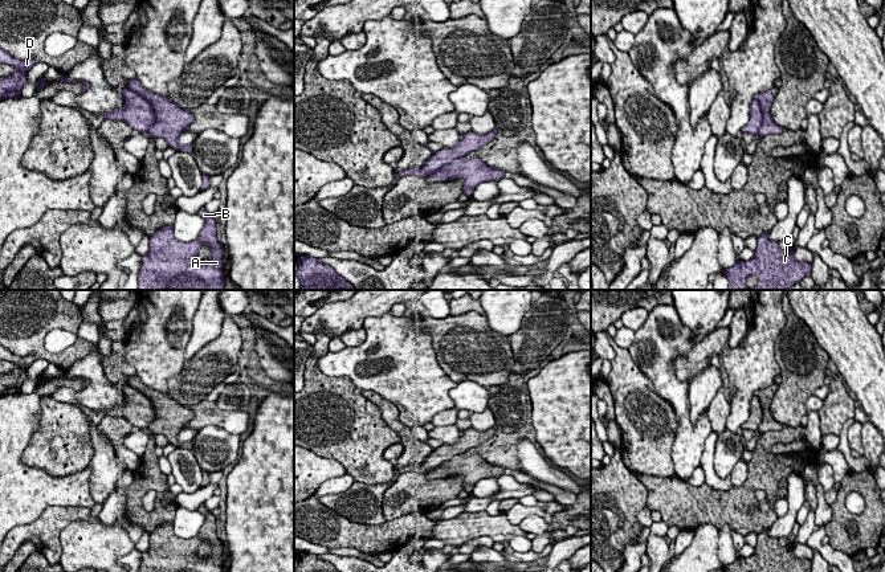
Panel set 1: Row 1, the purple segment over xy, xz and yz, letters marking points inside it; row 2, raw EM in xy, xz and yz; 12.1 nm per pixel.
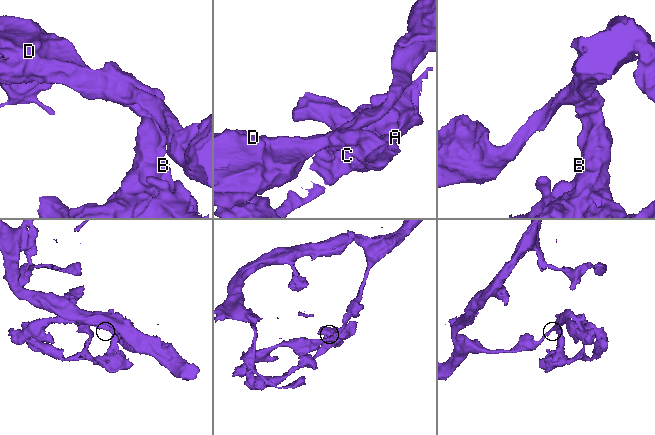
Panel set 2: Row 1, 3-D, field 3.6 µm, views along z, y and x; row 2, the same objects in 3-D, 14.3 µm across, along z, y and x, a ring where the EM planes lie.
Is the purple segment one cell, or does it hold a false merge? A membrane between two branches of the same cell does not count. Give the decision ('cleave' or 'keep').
cleave

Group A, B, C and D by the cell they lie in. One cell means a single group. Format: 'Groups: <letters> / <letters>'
Groups: A B C / D

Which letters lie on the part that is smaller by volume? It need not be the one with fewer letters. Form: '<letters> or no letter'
A, B, C

